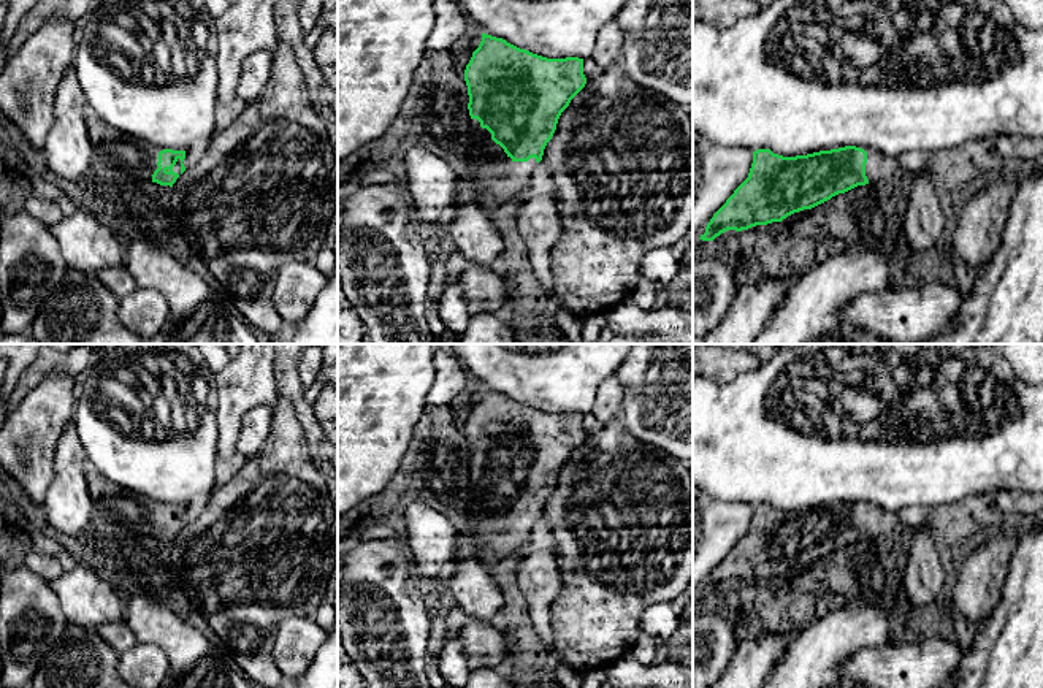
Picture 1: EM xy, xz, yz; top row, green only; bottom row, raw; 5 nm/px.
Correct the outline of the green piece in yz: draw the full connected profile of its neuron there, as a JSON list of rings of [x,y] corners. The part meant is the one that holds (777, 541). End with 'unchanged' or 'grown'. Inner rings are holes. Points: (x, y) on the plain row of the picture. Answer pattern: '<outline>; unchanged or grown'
[[[845,501],[783,512],[770,504],[758,504],[748,533],[713,569],[699,594],[713,596],[728,585],[781,577],[858,541],[870,537],[884,542],[896,536],[897,514],[878,506]]]; grown

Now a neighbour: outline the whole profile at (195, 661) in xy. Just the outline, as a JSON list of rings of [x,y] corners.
[[[143,593],[133,594],[125,604],[125,621],[138,644],[154,644],[165,652],[170,667],[159,688],[255,688],[224,648],[159,601]]]

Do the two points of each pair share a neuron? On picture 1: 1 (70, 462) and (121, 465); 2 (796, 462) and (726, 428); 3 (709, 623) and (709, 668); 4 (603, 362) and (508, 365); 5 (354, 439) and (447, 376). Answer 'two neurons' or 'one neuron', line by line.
1: two neurons
2: one neuron
3: one neuron
4: one neuron
5: two neurons

